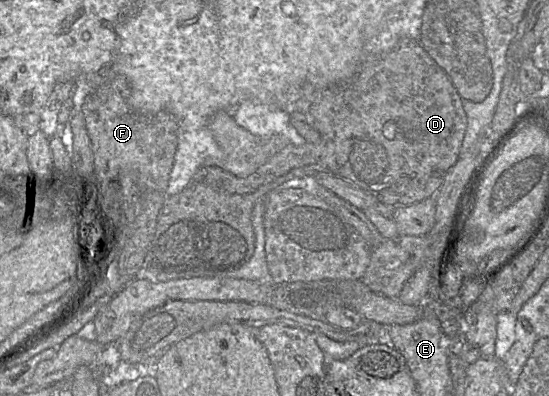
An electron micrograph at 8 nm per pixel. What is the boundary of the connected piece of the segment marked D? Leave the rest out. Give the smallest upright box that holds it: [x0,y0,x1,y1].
[144,40,467,274]

